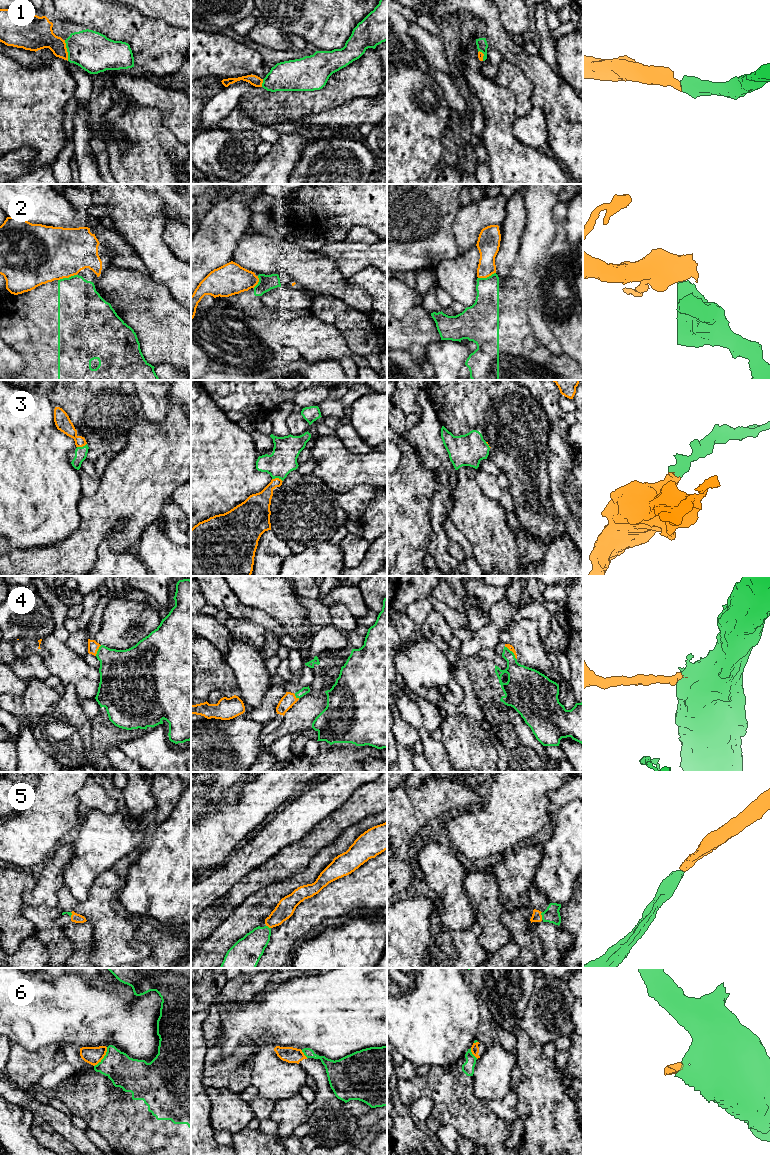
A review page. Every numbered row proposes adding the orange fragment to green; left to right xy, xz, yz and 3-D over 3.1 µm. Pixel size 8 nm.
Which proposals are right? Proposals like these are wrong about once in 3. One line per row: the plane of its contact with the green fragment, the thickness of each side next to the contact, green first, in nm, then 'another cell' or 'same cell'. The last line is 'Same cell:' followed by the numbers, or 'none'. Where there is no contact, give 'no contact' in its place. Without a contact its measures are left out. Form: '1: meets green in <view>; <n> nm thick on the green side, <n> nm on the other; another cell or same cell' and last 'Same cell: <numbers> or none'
1: meets green in xy; 320 nm thick on the green side, 220 nm on the other; same cell
2: meets green in xy; 360 nm thick on the green side, 440 nm on the other; another cell
3: meets green in xz; 220 nm thick on the green side, 160 nm on the other; same cell
4: meets green in yz; 240 nm thick on the green side, 50 nm on the other; same cell
5: meets green in yz; 130 nm thick on the green side, 80 nm on the other; same cell
6: meets green in xy; 260 nm thick on the green side, 140 nm on the other; another cell
Same cell: 1, 3, 4, 5

